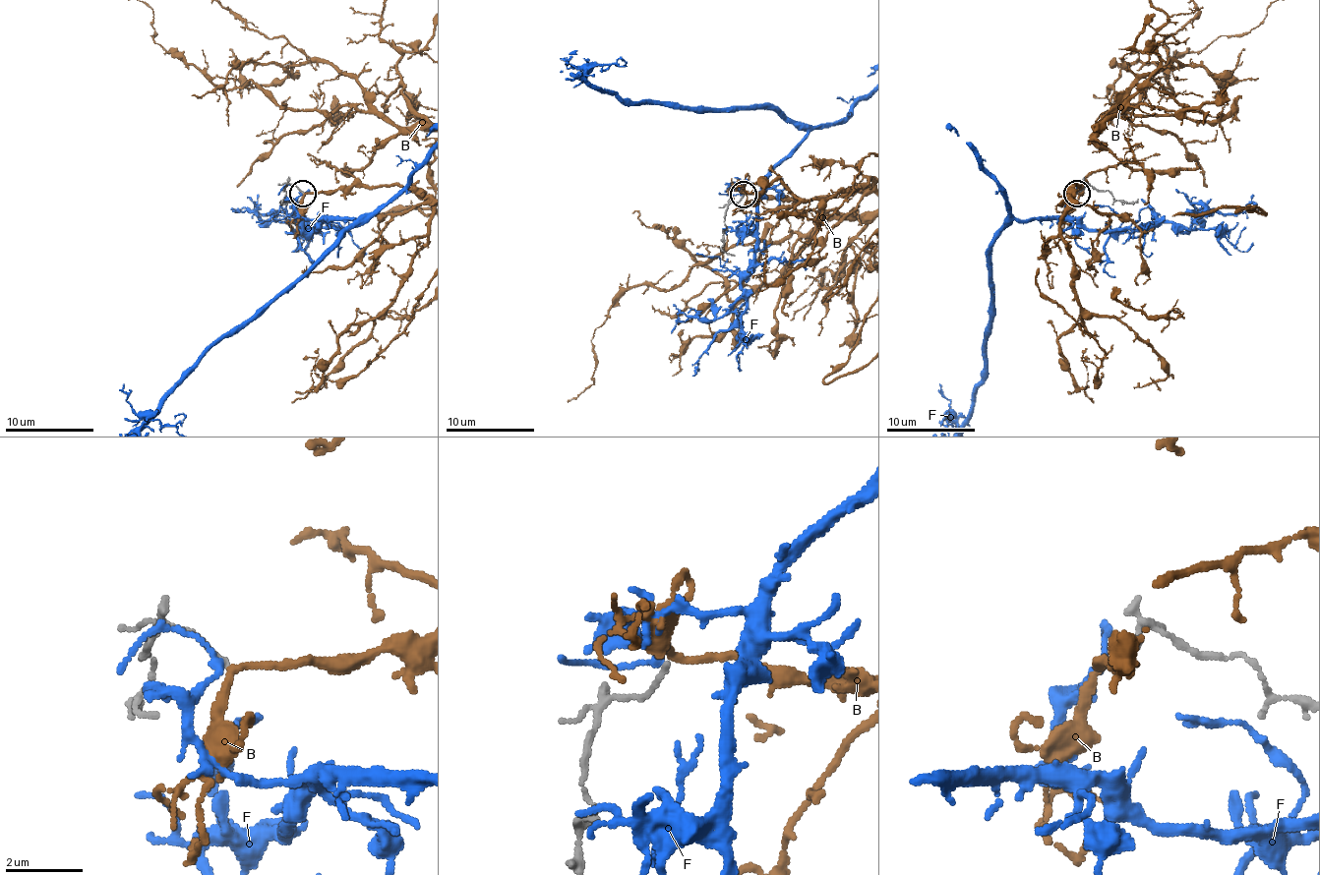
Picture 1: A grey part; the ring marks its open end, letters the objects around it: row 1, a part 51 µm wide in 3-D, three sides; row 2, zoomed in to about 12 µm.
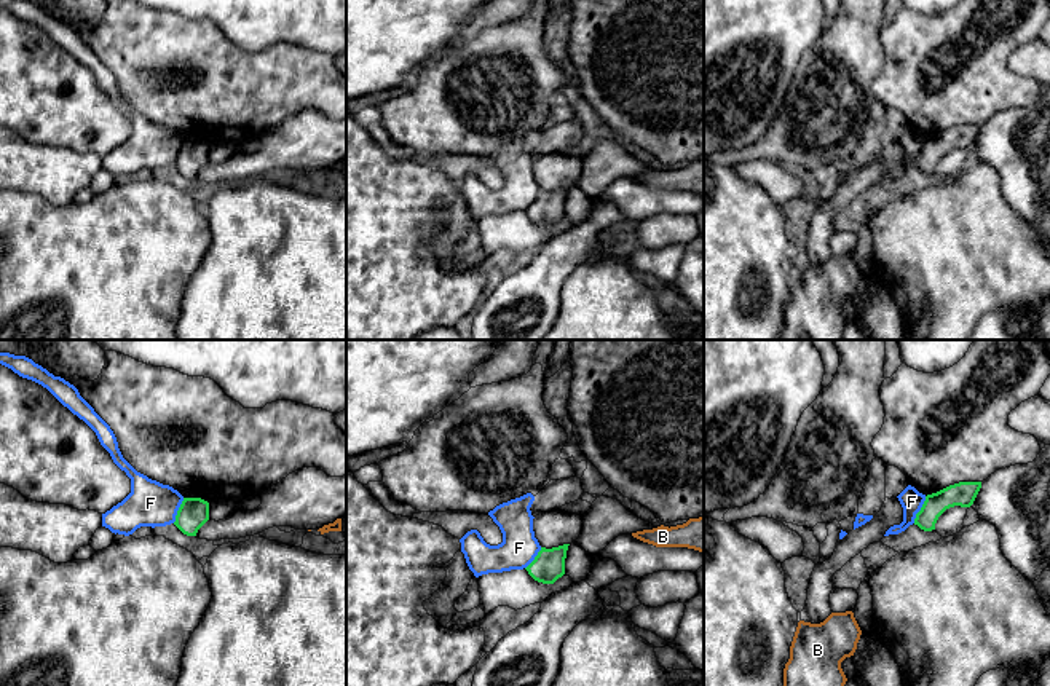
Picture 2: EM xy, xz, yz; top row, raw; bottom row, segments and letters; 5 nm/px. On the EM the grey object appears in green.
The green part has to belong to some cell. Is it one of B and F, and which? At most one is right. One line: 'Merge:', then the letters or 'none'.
Merge: B

